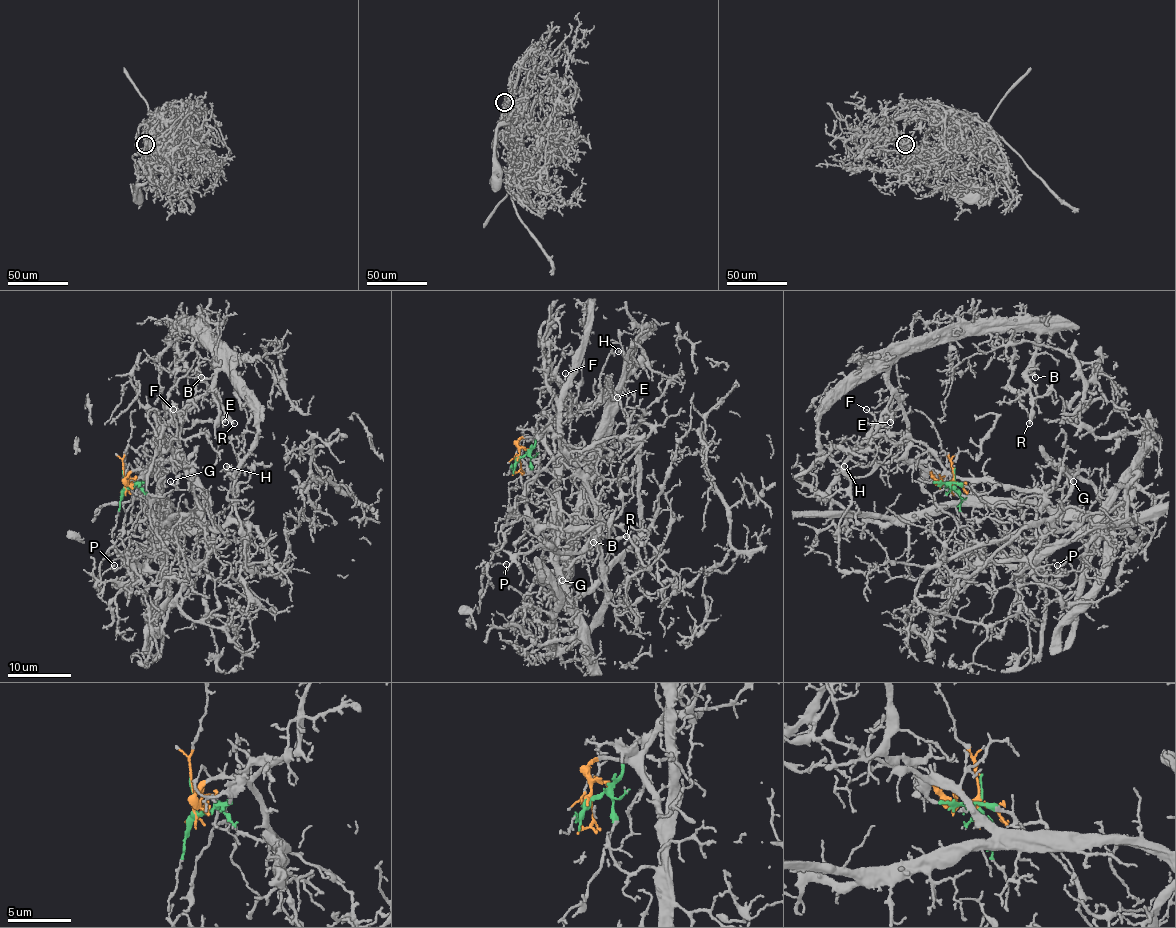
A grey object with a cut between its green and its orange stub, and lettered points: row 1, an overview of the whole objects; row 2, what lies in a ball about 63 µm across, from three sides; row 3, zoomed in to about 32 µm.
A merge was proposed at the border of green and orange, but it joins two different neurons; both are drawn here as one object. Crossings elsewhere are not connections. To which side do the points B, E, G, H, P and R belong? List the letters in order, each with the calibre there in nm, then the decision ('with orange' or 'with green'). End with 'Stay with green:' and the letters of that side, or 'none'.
B: 180 nm thick; with green
E: 190 nm thick; with green
G: 180 nm thick; with orange
H: 160 nm thick; with green
P: 150 nm thick; with orange
R: 280 nm thick; with green
Stay with green: B, E, H, R

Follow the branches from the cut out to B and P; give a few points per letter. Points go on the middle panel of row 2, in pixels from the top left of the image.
B: (517, 461), (536, 435), (565, 413), (607, 395), (583, 514), (570, 544), (581, 534), (592, 534), (592, 542)
P: (517, 461), (525, 437), (551, 456), (554, 560), (557, 554), (500, 549), (490, 560), (506, 563)

